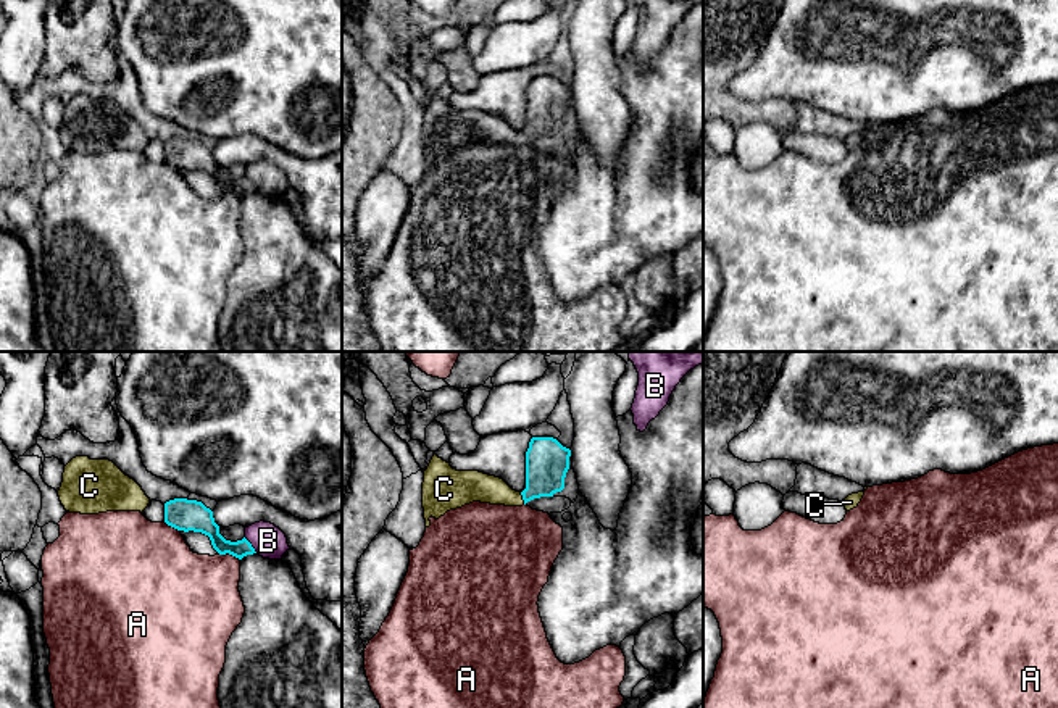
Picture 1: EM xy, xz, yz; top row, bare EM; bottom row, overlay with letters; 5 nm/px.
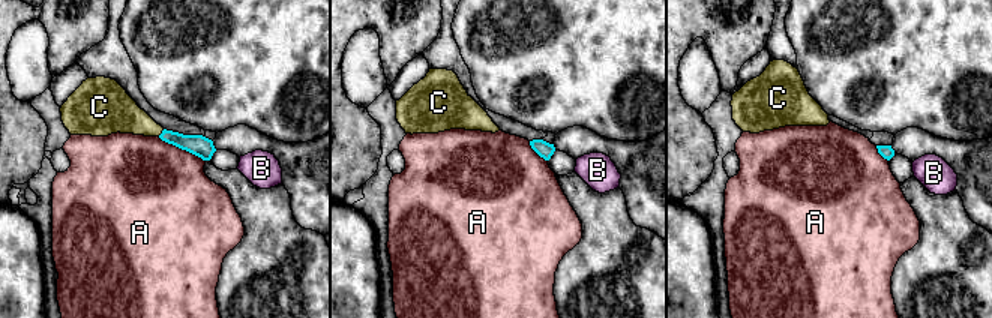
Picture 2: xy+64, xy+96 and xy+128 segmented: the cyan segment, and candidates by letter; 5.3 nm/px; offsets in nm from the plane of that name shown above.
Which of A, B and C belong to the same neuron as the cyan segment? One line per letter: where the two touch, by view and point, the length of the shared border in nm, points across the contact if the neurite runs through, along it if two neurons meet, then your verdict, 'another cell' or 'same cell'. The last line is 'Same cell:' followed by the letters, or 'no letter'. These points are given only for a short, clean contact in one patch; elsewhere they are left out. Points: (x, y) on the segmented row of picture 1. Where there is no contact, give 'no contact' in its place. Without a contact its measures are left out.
A: xy (173, 526) | 90 nm | another cell
B: xy (250, 545) | 100 nm | another cell
C: xz (523, 499) | 70 nm | across xz (547, 462), (544, 478), (523, 499), (512, 499), (474, 486) | same cell
Same cell: C

